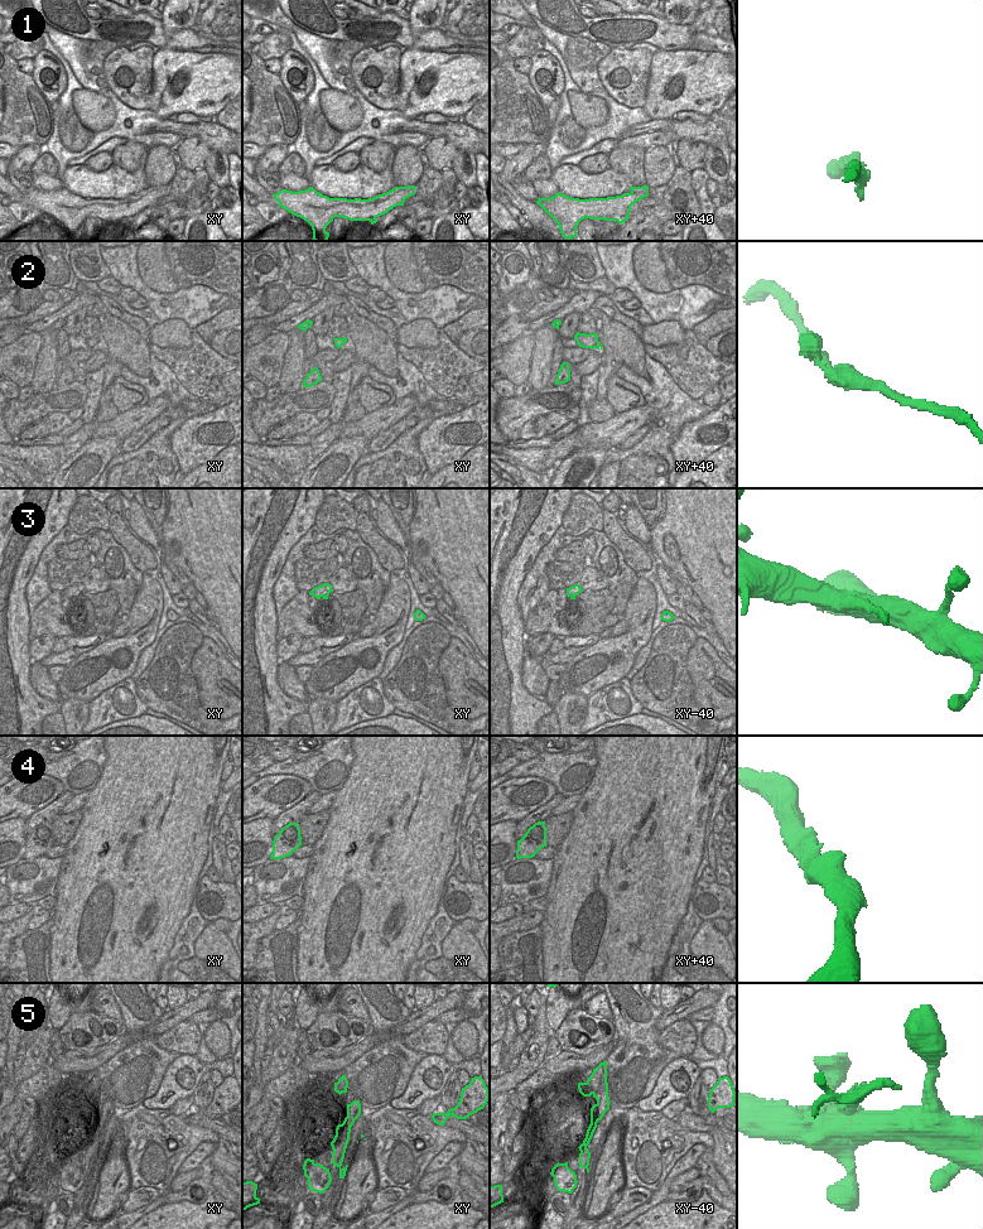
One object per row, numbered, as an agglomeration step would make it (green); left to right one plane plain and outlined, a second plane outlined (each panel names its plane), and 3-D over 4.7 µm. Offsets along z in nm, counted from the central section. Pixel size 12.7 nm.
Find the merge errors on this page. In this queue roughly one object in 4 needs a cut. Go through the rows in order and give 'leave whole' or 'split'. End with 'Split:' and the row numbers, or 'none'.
1: leave whole
2: leave whole
3: leave whole
4: leave whole
5: split
Split: 5

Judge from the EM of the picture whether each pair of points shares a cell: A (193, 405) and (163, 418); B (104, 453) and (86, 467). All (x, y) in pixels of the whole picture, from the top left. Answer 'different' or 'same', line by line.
A: same
B: same

